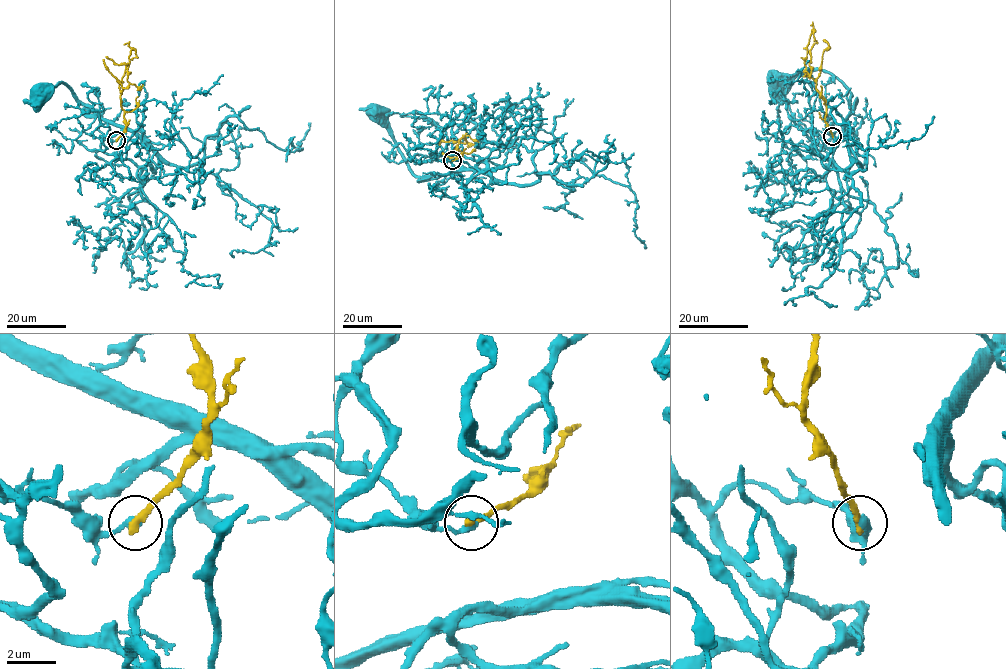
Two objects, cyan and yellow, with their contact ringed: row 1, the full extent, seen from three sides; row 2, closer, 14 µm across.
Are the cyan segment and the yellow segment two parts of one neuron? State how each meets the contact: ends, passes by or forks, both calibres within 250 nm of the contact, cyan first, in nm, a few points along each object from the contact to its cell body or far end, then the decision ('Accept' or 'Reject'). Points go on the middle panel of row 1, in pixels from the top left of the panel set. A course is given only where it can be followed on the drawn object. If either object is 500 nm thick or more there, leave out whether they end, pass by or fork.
At the ring cyan ends. At the ring yellow ends. Thickness 320 nm (cyan) against 320 nm. Course of cyan: (453, 160), (436, 152), (438, 142), (437, 160), (463, 154), (499, 166), (417, 176), (376, 113). Course of yellow: (453, 160), (462, 154), (457, 152), (456, 145), (463, 136), (471, 144), (467, 146). Reject

